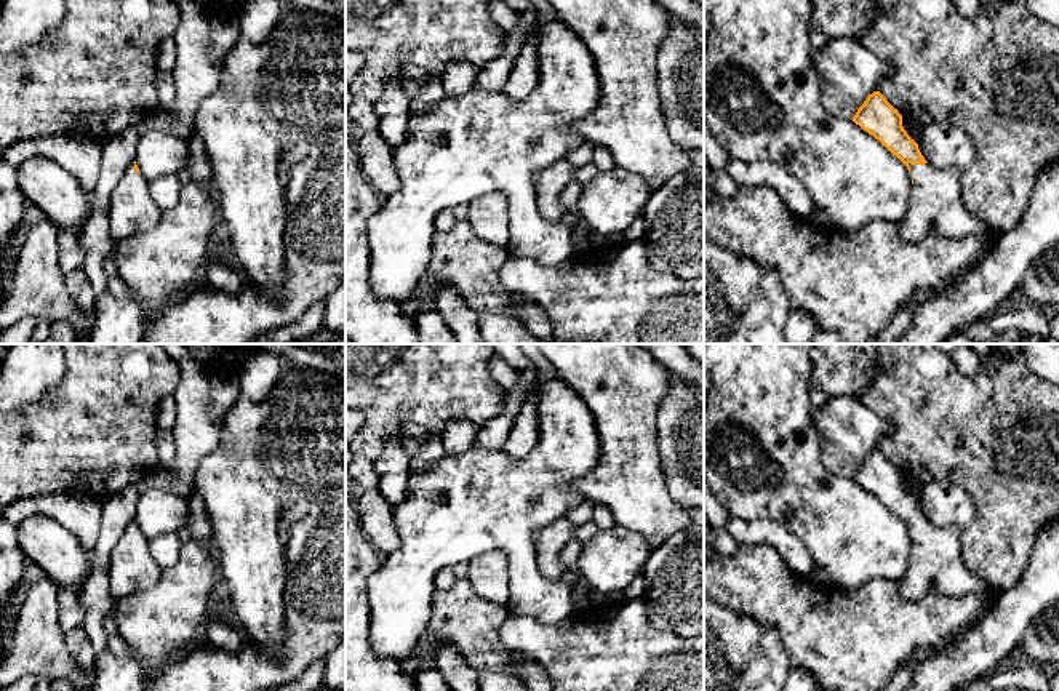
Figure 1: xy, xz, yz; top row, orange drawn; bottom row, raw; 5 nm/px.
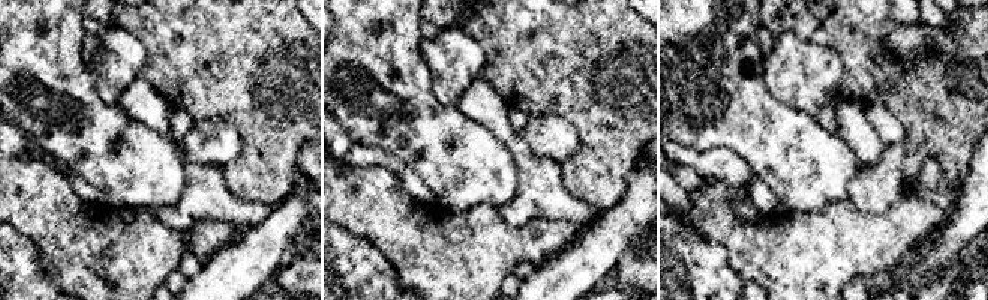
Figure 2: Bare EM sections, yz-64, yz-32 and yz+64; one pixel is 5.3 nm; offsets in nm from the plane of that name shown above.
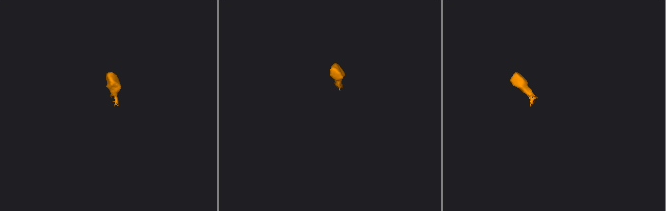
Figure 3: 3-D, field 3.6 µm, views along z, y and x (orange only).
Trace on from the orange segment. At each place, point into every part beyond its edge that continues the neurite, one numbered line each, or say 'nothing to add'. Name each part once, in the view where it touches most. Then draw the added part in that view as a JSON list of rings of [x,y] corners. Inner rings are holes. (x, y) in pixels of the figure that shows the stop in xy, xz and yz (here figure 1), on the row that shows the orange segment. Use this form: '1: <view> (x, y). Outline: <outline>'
1: yz (936, 207). Outline: [[[909,163],[912,195],[905,218],[899,222],[901,235],[918,242],[926,235],[961,237],[987,234],[990,226],[971,214],[961,197],[961,173],[936,170],[929,163]]]

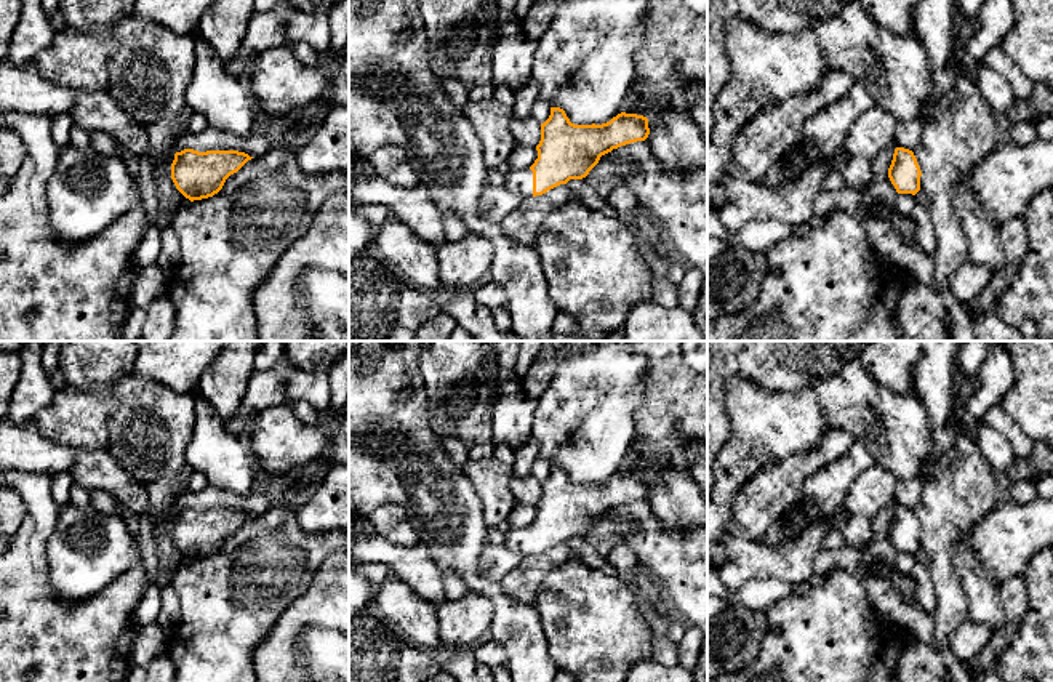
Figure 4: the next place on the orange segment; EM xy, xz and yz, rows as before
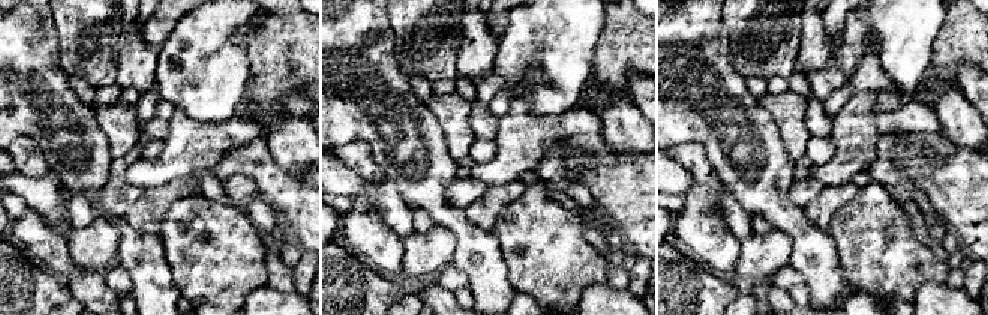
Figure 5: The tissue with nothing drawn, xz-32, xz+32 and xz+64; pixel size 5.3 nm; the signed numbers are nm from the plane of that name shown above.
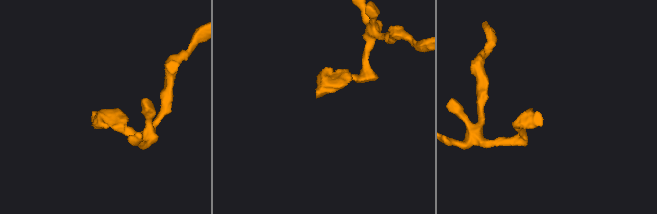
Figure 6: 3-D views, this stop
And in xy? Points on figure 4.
1: xy (164, 162). Outline: [[[170,149],[165,155],[160,155],[152,165],[152,171],[165,171],[171,178],[171,163],[174,160],[174,152]]]

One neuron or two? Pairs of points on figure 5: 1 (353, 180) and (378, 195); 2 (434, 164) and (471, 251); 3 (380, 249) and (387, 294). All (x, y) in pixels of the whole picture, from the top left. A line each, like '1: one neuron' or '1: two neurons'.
1: one neuron
2: one neuron
3: two neurons

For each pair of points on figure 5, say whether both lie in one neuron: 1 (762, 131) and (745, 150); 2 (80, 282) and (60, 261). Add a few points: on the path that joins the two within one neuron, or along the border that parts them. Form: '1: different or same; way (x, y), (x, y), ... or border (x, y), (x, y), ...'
1: same; way (757, 135), (747, 146)
2: same; way (75, 278), (63, 266)

